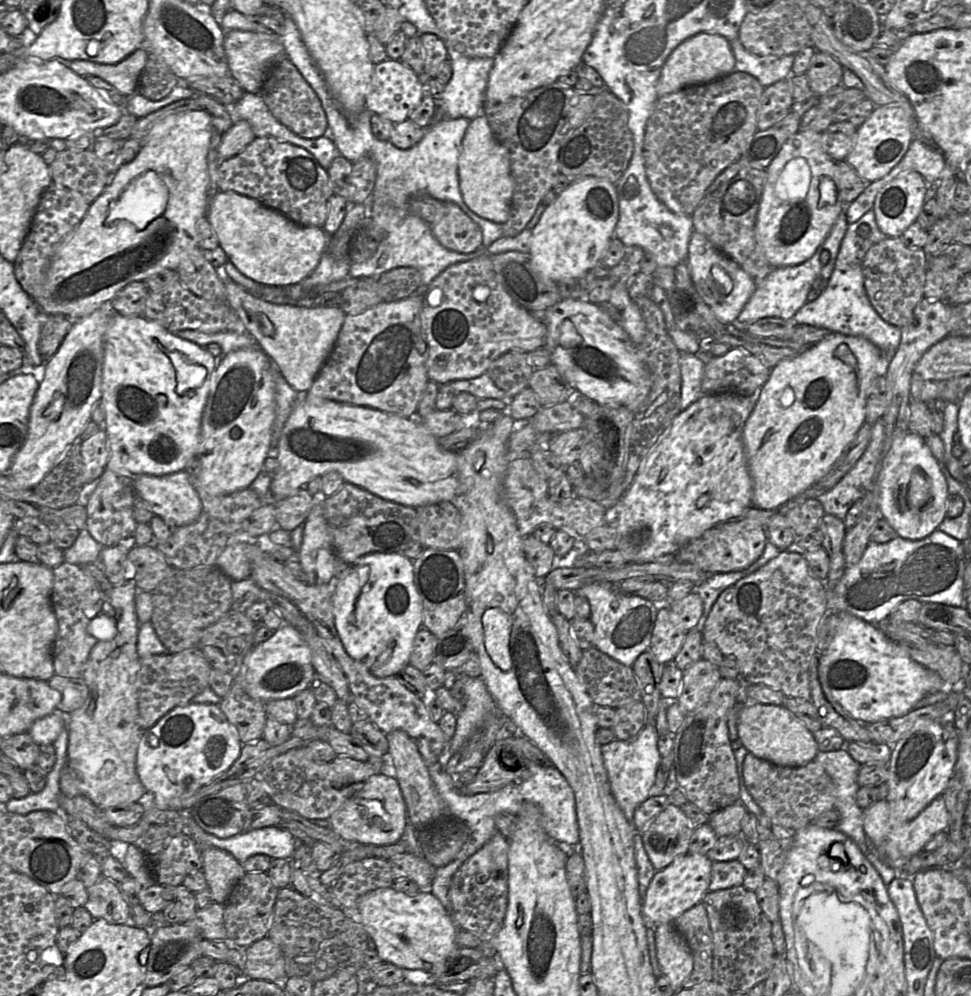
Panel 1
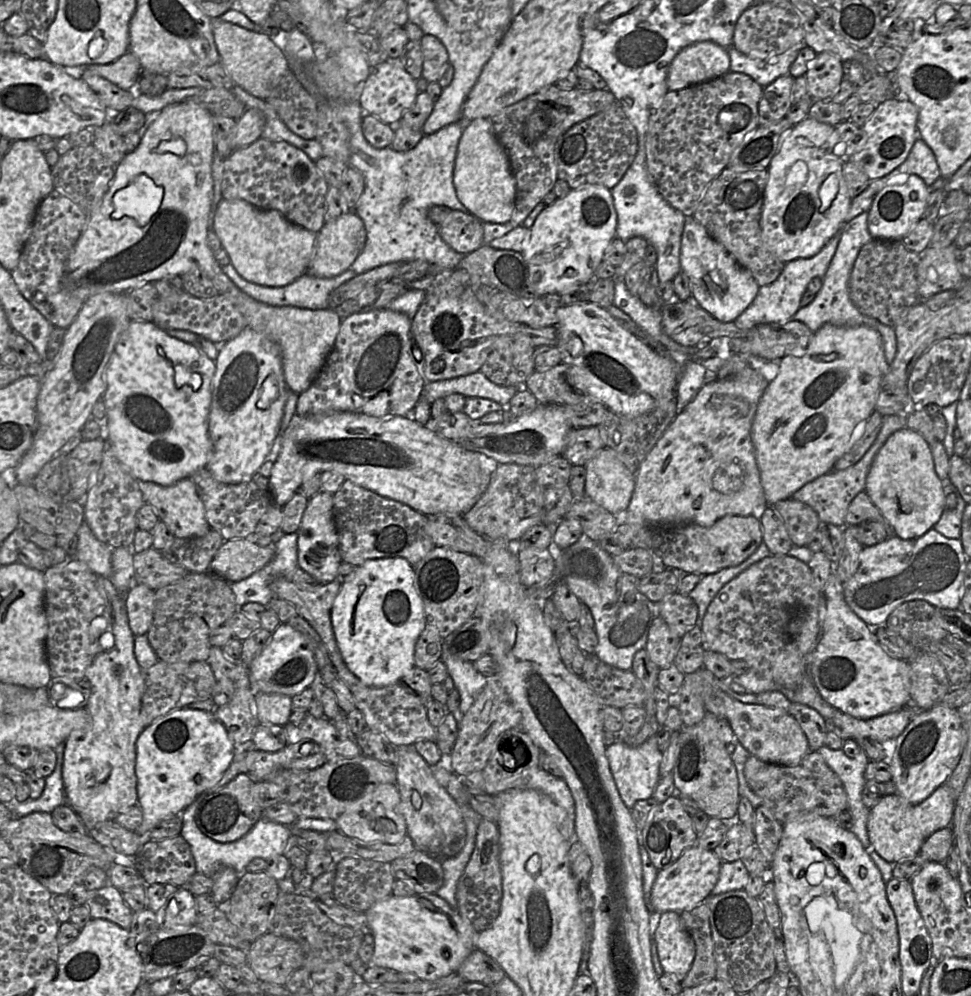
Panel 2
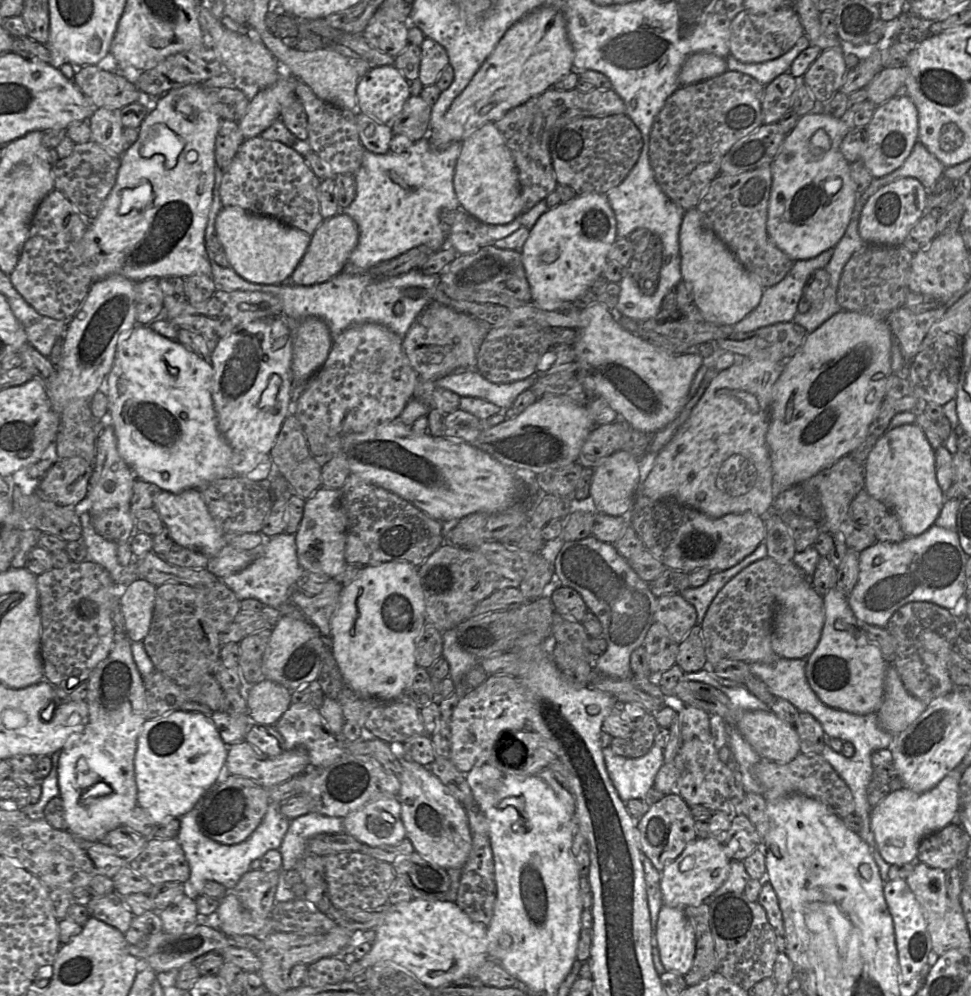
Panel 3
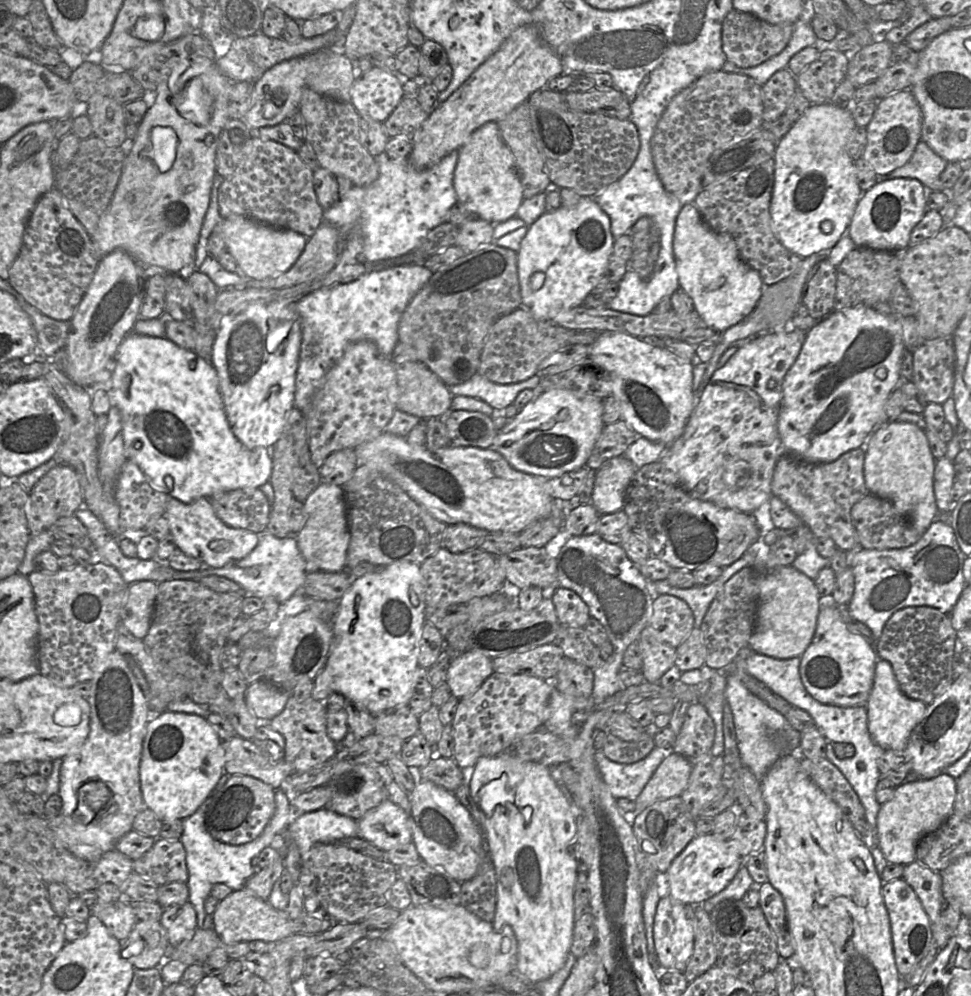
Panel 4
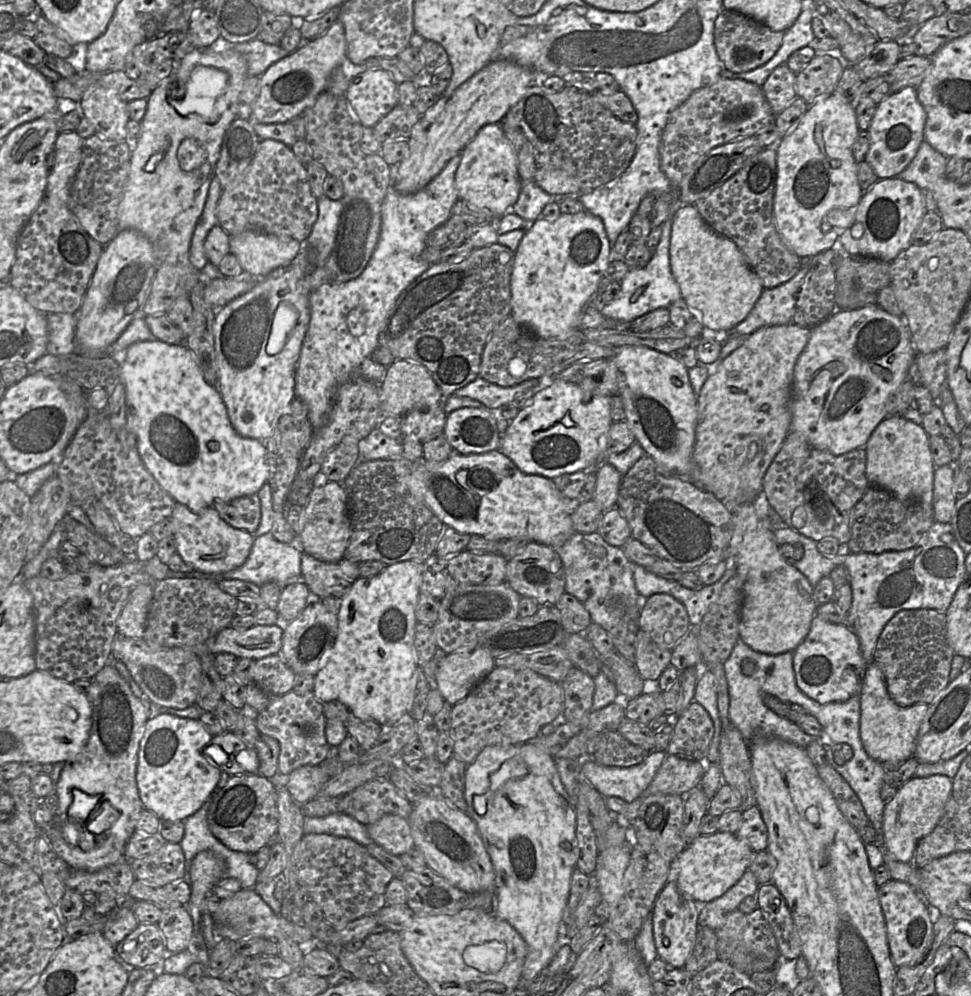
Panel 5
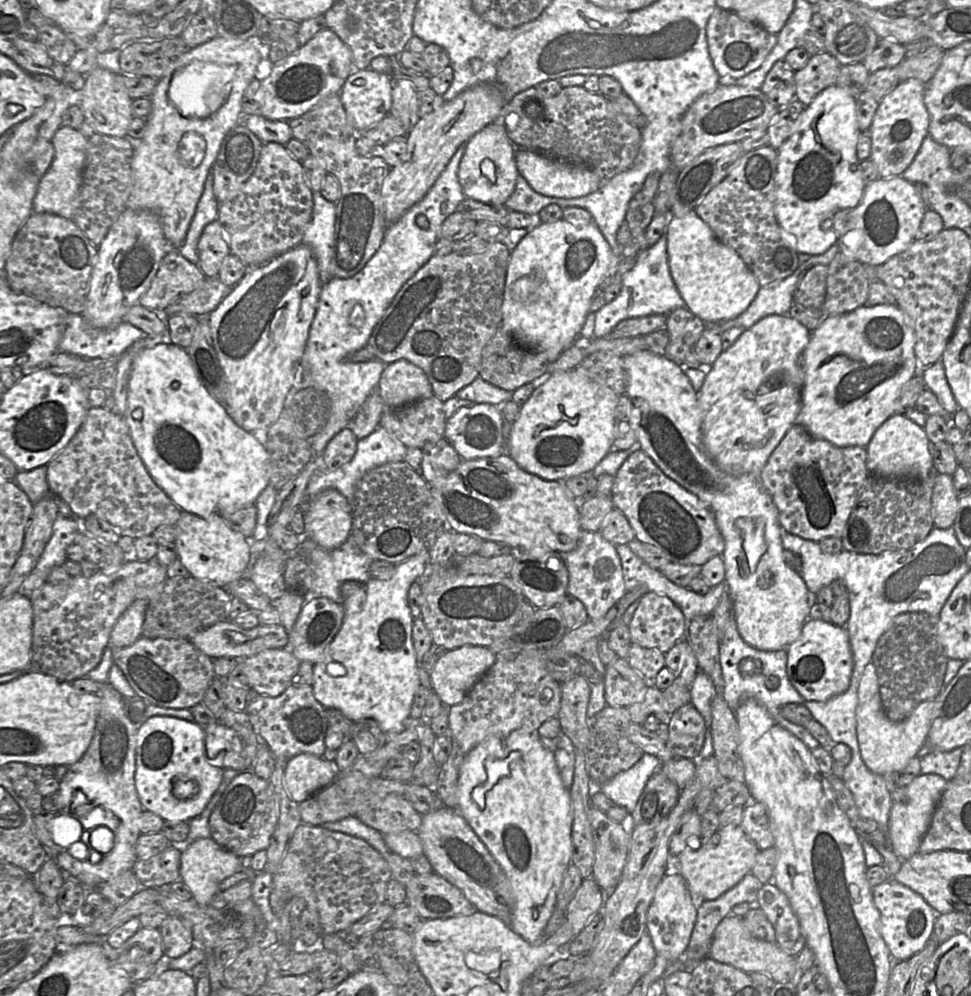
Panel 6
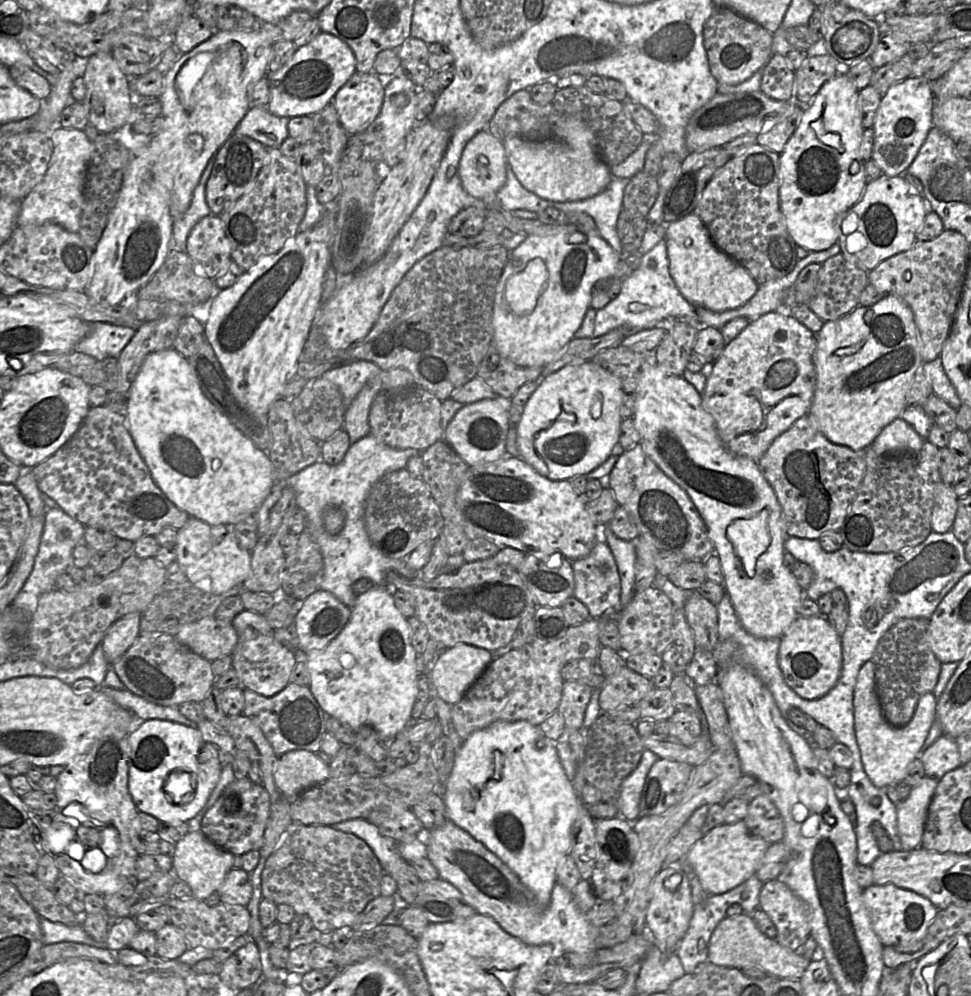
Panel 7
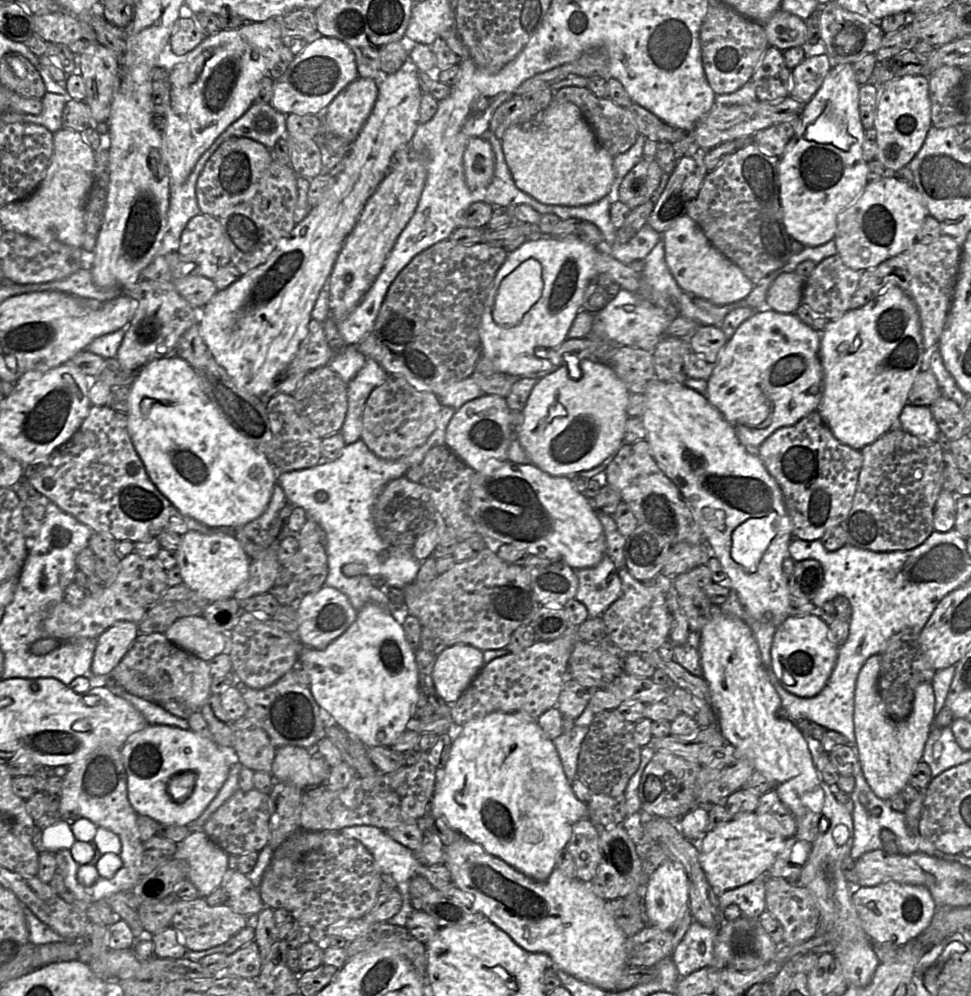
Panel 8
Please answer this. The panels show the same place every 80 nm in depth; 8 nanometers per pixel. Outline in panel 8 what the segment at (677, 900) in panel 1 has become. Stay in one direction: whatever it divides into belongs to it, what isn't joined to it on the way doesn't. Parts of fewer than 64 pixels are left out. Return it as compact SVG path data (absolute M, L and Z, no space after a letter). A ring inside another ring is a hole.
M744 812L733 816L729 821L721 823L705 835L699 849L699 861L714 893L719 897L725 891L745 885L763 875L774 863L778 853L784 846L786 838L765 830L755 812Z

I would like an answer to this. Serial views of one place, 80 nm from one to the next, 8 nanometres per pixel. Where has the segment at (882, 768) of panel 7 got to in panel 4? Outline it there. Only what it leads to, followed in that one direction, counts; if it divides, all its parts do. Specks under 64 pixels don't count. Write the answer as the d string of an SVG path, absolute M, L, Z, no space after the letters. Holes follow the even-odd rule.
M878 659L873 686L865 703L868 730L876 744L884 750L903 752L913 729L923 718L927 706L920 700L907 697L899 687L891 664Z

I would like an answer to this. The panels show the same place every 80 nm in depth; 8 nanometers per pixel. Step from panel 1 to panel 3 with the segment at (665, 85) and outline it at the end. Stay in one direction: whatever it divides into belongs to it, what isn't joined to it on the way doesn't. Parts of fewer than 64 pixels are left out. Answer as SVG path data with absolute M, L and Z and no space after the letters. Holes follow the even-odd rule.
M695 53L684 62L679 73L680 86L698 83L727 71L725 58L710 53Z

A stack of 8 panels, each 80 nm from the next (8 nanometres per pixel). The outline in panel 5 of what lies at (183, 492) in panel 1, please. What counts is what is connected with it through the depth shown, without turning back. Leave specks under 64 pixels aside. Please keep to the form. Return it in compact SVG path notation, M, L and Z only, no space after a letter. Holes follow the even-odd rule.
M175 503L169 519L177 552L194 571L205 574L220 574L243 565L255 540L253 534L227 524L213 507L192 511L183 504Z

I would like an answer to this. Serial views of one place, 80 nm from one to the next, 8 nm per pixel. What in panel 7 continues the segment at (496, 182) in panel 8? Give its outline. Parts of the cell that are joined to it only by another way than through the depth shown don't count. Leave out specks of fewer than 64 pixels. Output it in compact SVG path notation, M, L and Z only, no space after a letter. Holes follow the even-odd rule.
M507 166L506 182L497 192L496 199L504 209L514 211L517 209L540 213L540 207L553 207L554 201L538 197L525 189L517 180L510 166Z

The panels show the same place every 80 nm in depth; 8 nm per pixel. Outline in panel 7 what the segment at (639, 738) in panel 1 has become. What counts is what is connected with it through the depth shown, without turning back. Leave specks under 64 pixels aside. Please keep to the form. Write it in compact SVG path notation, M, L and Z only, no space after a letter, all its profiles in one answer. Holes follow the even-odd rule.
M644 750L638 766L624 779L617 798L618 812L622 819L638 819L639 802L644 782L658 756L650 750Z

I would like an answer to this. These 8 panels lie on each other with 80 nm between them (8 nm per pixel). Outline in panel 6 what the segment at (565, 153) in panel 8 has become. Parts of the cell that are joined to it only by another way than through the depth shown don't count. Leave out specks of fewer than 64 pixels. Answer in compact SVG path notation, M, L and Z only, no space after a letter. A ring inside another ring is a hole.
M516 148L515 162L520 176L537 193L557 198L578 198L601 188L599 176L589 167L553 159L526 149Z

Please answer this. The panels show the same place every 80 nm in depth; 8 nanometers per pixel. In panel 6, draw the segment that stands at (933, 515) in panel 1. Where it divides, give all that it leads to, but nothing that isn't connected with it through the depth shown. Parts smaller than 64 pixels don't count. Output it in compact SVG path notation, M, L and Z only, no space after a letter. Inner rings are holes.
M893 414L875 431L866 451L867 470L877 477L924 479L934 470L930 441L924 429L902 414Z

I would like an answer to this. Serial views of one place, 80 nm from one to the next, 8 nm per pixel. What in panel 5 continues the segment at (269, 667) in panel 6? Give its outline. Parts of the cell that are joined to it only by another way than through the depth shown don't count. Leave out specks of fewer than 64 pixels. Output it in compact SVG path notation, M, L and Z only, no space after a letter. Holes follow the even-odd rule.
M278 654L253 660L250 668L253 683L270 696L283 695L292 691L295 675Z

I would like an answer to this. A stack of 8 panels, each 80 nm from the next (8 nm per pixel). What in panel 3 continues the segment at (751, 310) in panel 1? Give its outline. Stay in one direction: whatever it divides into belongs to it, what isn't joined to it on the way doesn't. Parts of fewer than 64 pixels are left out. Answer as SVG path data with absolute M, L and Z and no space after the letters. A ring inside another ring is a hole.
M830 248L814 258L794 261L791 270L780 282L764 289L757 307L742 320L732 325L734 332L746 333L775 323L792 321L797 313L797 306L800 298L803 296L808 279L816 270L826 268L833 255L833 251L834 248Z

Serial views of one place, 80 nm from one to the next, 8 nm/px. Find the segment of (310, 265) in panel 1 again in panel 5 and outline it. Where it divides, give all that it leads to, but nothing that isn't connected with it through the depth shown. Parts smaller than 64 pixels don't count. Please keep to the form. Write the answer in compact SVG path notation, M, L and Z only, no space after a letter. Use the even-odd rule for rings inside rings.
M245 230L229 238L230 253L236 256L244 272L257 278L264 278L276 269L289 266L303 248L303 244L290 237L254 230Z

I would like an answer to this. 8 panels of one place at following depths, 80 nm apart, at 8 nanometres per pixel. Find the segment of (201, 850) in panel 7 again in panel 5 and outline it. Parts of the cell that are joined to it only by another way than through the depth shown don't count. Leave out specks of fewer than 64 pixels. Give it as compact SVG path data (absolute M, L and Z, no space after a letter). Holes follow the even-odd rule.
M201 851L192 860L187 873L187 883L191 892L207 895L214 885L222 879L225 863L211 851Z

